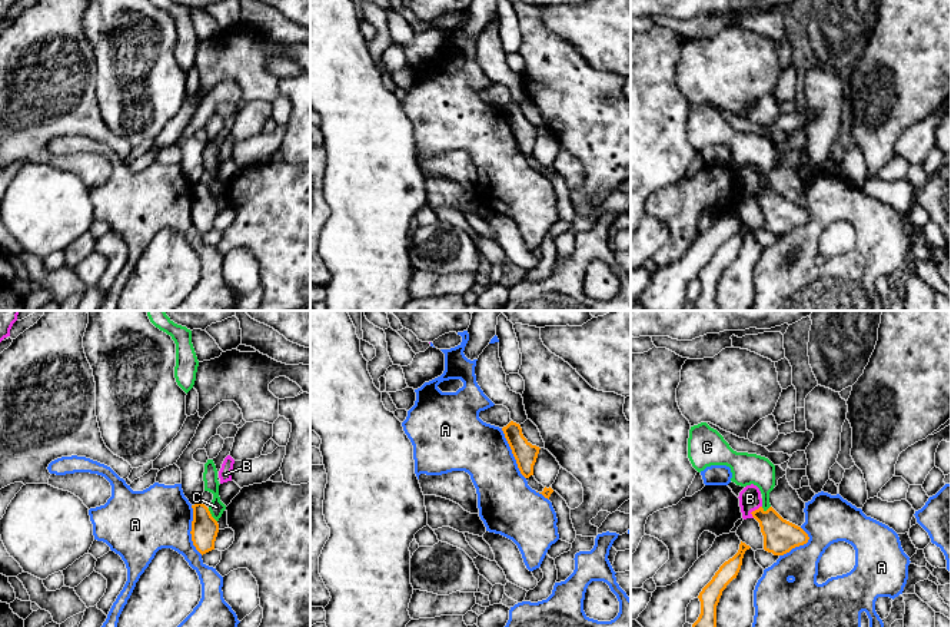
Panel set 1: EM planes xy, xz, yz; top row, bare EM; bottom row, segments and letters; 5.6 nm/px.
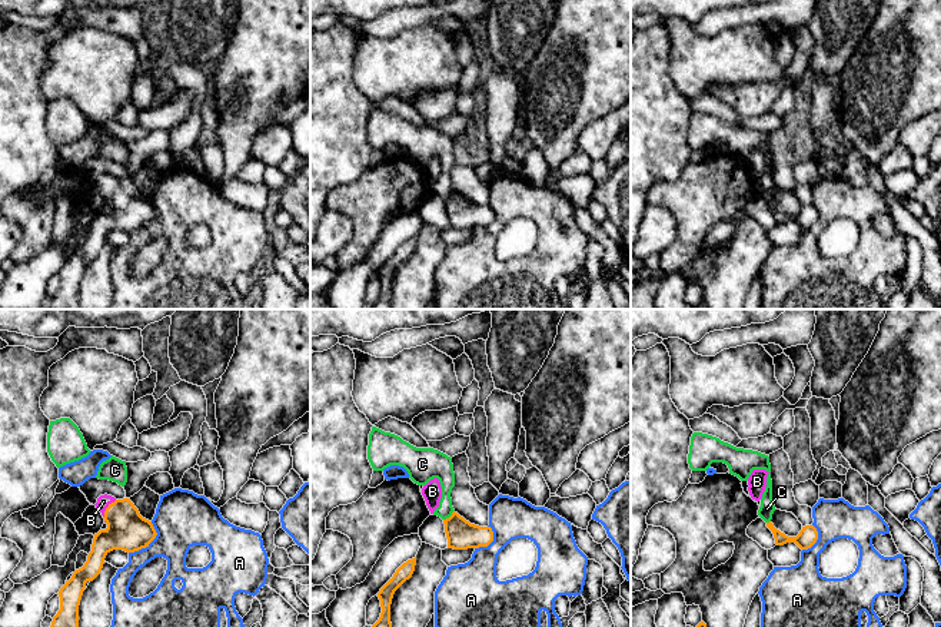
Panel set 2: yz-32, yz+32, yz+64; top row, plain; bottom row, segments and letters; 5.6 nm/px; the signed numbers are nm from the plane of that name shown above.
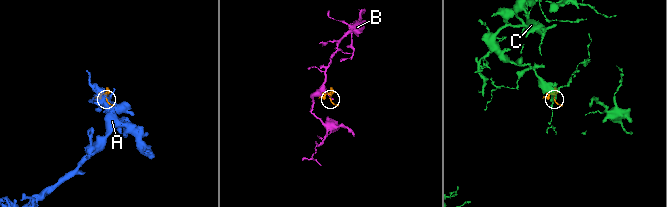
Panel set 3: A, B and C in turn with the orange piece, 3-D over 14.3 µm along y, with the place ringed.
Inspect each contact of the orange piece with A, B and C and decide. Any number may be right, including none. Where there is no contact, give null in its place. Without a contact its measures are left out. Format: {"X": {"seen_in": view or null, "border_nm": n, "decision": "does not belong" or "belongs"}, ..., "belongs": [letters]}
{"A": {"seen_in": "xz", "border_nm": 320, "decision": "does not belong"}, "B": {"seen_in": "yz", "border_nm": 90, "decision": "belongs"}, "C": {"seen_in": "xy", "border_nm": 90, "decision": "does not belong"}, "belongs": ["B"]}

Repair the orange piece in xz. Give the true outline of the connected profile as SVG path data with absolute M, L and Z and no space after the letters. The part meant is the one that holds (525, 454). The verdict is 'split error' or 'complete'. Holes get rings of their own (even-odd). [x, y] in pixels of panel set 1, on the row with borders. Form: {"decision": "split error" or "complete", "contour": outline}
{"decision": "complete", "contour": "M511 421L502 428L505 438L516 460L518 468L525 478L533 475L533 465L536 462L539 447L532 445L522 434L519 424Z"}

